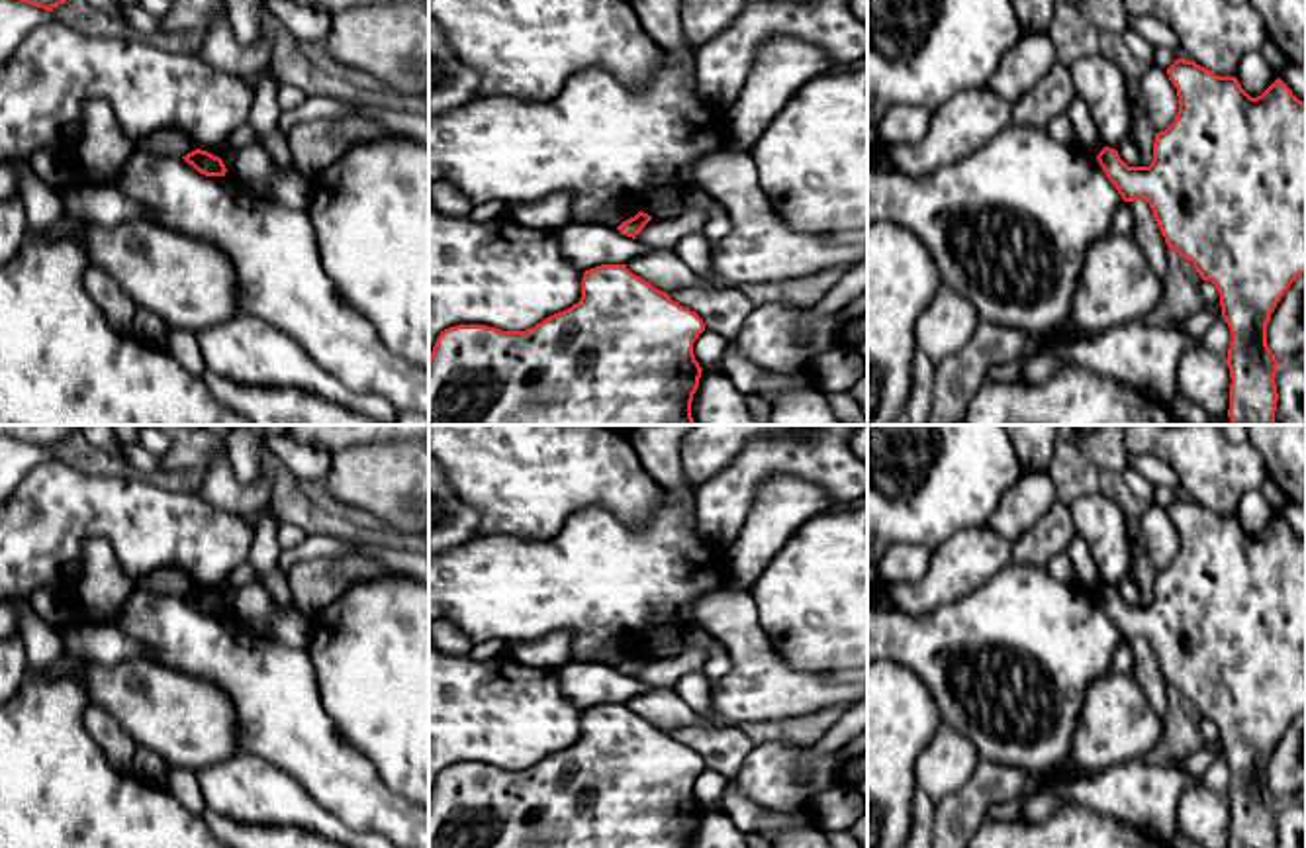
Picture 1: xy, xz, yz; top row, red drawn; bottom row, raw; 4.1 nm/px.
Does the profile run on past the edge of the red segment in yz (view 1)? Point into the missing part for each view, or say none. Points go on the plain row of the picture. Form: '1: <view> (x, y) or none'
1: none

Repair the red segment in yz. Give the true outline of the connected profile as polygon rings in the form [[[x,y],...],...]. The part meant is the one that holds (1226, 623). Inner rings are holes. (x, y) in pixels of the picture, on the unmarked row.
[[[1177,497],[1167,513],[1177,527],[1179,550],[1165,570],[1155,572],[1151,603],[1128,605],[1110,586],[1104,586],[1096,599],[1122,638],[1145,638],[1167,685],[1216,725],[1222,756],[1232,772],[1226,797],[1232,817],[1230,848],[1277,848],[1279,799],[1267,783],[1267,764],[1290,723],[1306,713],[1306,541],[1281,517],[1251,537],[1236,515],[1218,515],[1185,497]]]

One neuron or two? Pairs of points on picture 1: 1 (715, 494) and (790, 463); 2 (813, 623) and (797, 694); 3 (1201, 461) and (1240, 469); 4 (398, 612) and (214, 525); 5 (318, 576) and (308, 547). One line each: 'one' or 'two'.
1: one
2: two
3: one
4: two
5: two

